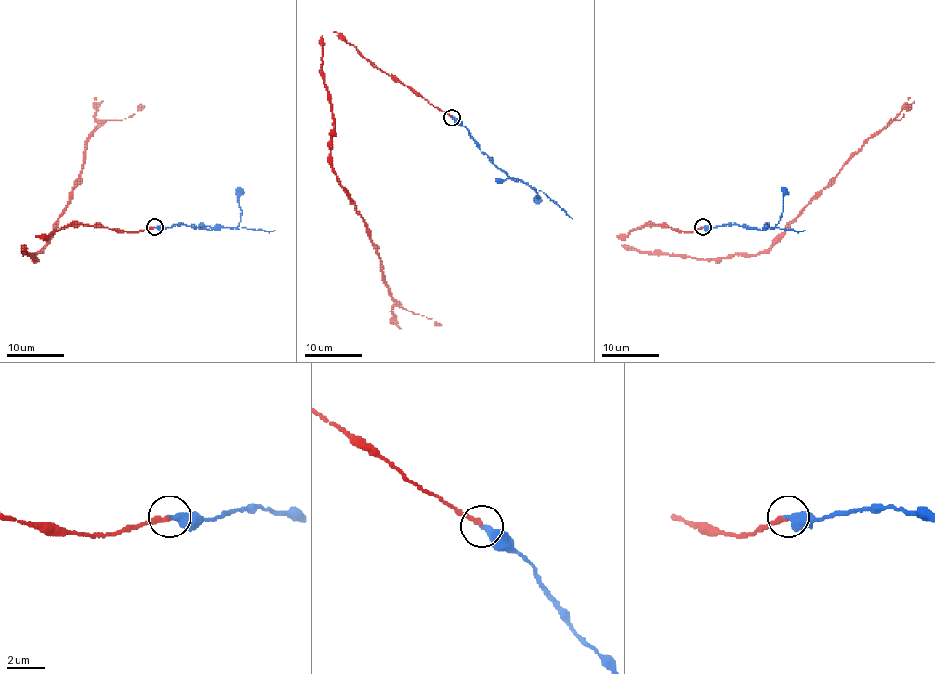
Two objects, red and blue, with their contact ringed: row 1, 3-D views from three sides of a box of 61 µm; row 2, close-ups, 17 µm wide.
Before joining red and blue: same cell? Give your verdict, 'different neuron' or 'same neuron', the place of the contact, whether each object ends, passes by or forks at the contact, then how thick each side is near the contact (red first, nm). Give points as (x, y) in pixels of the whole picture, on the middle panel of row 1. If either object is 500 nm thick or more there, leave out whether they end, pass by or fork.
same neuron | (452, 117) | red ends | blue ends | 280/360 nm

